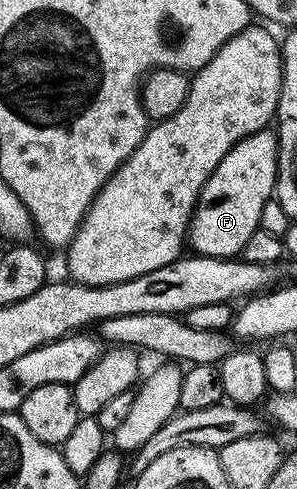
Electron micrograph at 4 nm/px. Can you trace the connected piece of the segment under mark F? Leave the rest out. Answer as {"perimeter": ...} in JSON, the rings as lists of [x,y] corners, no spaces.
{"perimeter":[[[265,127],[244,137],[225,155],[222,163],[214,167],[210,179],[202,187],[200,200],[196,202],[188,223],[187,240],[199,256],[232,259],[243,254],[246,239],[261,228],[263,208],[274,197],[279,158],[279,136]]]}

